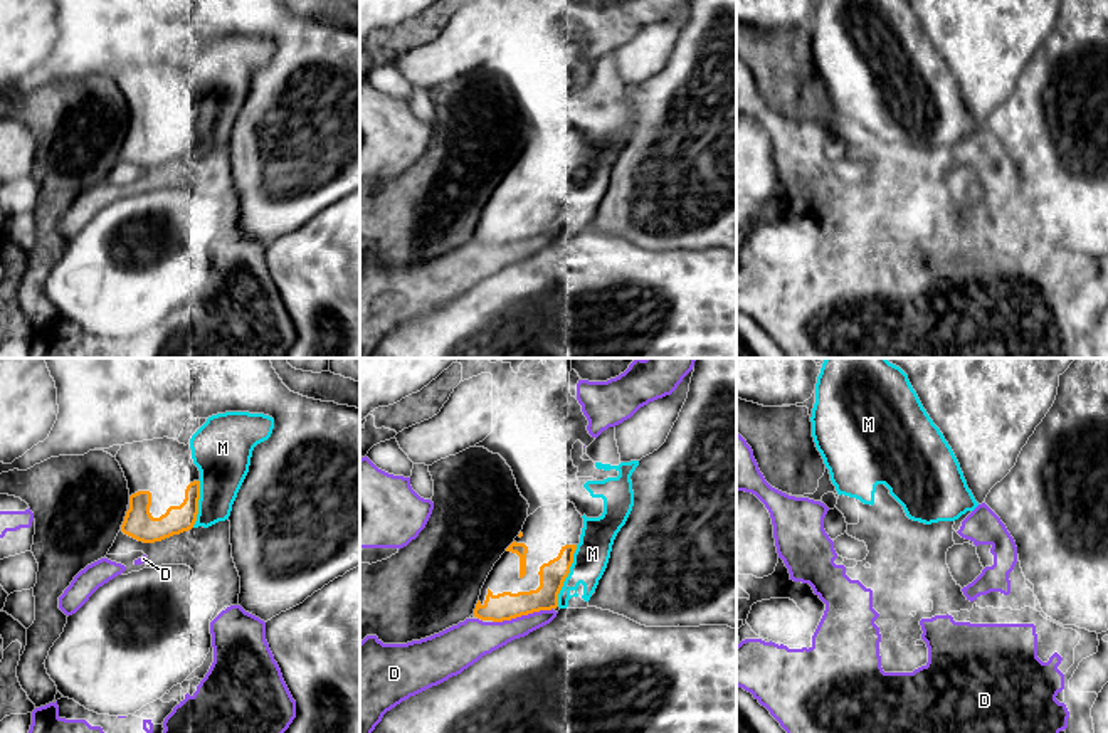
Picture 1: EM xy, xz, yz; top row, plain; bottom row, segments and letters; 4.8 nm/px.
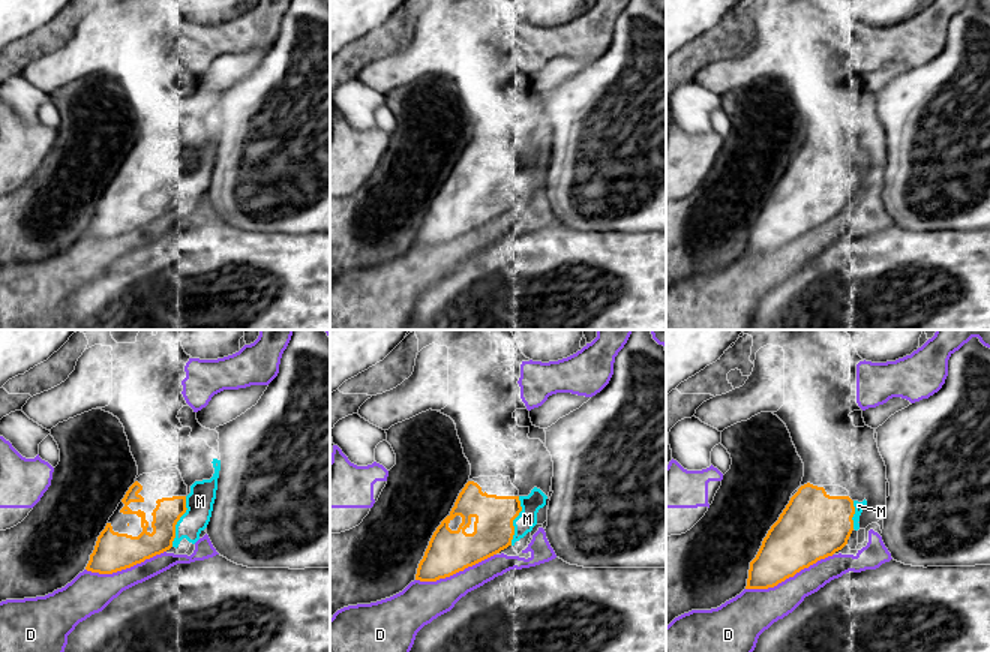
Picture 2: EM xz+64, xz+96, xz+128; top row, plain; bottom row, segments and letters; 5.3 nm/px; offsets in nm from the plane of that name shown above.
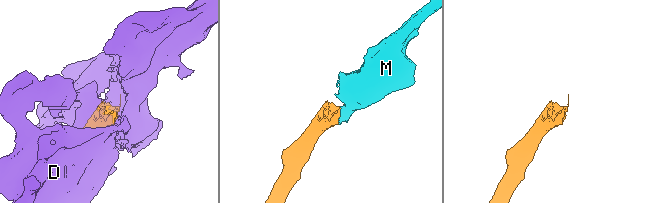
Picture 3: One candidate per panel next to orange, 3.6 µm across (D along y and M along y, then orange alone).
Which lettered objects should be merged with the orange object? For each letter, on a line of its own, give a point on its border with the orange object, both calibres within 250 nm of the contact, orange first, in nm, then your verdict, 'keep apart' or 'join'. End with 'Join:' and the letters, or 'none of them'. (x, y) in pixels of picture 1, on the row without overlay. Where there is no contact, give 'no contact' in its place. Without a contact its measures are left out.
D: xz (522, 237) | 140/170 nm | keep apart
M: xz (567, 199) | 130/170 nm | join
Join: M

